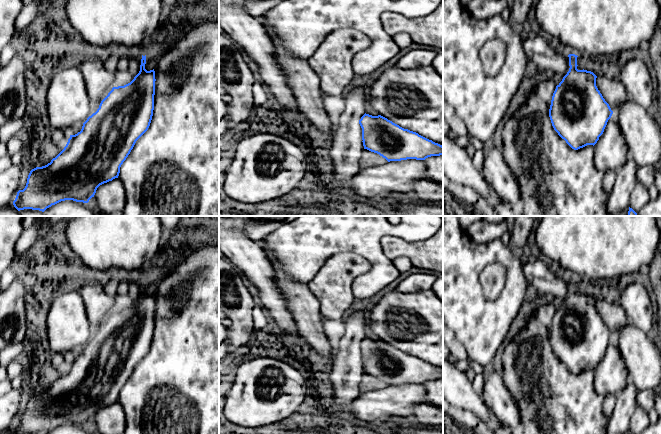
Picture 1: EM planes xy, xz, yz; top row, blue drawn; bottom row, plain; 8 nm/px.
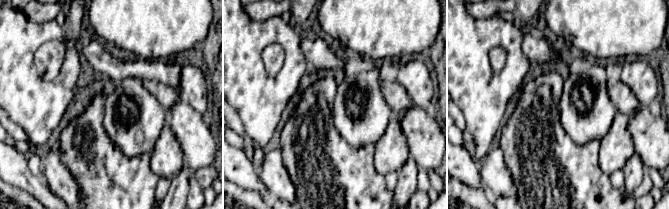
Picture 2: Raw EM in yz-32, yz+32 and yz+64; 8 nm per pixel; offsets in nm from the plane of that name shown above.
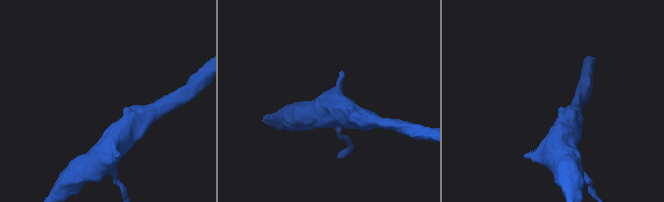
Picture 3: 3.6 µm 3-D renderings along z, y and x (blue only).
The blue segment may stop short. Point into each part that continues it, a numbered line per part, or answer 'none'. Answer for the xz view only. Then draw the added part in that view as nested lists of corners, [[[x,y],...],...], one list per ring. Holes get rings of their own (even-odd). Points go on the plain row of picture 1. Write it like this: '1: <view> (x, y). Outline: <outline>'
none

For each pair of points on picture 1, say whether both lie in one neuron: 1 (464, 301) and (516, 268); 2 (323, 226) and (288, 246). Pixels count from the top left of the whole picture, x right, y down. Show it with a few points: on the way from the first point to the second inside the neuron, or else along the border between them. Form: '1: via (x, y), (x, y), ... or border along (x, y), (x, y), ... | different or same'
1: via (482, 305), (498, 305), (515, 286) | same
2: via (314, 235), (304, 245), (297, 246) | same

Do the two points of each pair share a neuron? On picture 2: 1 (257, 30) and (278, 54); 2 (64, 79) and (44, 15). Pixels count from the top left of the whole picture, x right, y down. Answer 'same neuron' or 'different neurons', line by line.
1: different neurons
2: different neurons

